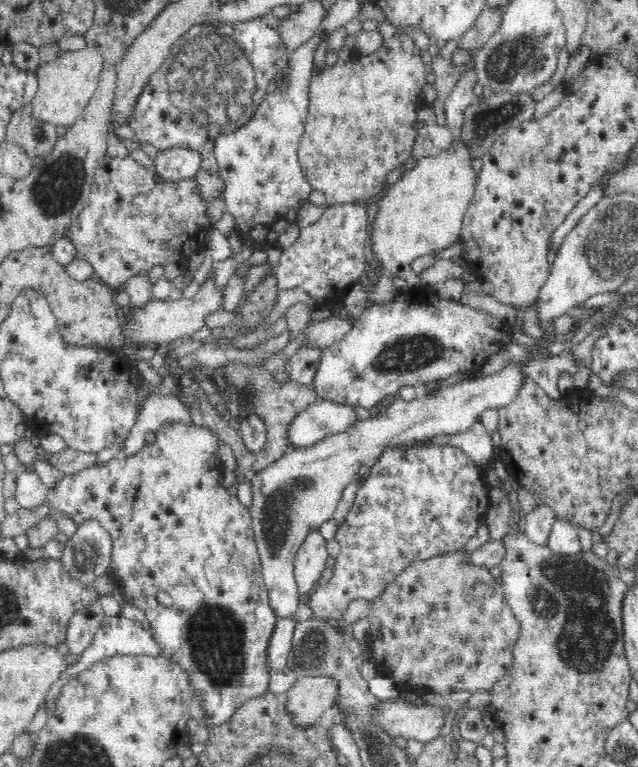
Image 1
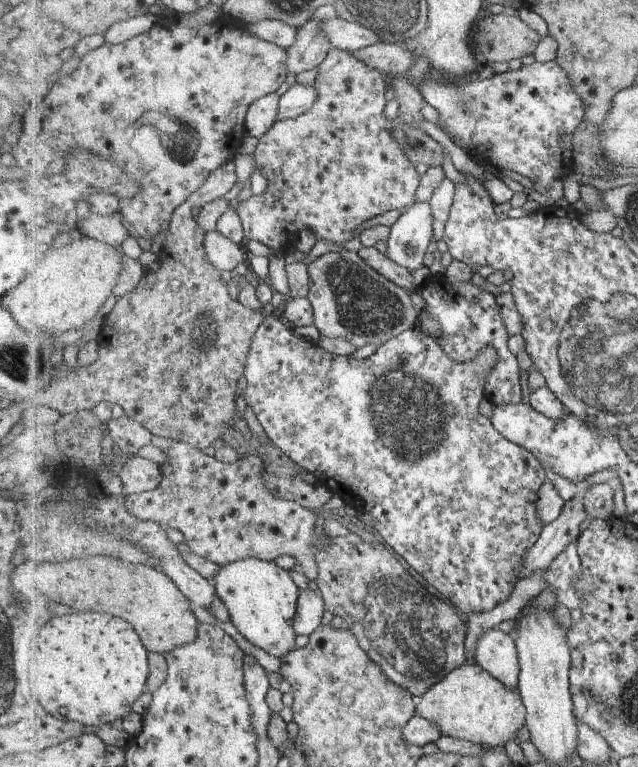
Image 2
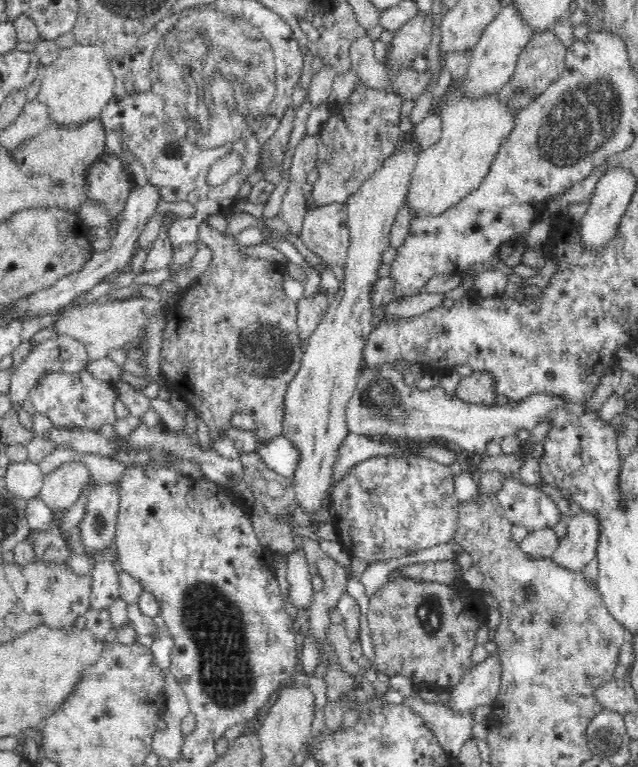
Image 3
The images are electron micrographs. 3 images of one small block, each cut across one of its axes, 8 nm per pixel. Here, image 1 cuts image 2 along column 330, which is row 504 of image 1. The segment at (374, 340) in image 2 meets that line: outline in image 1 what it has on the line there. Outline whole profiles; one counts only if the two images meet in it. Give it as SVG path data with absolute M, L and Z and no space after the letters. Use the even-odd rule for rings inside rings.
M506 364L506 368L498 372L433 390L424 398L414 398L410 402L398 399L383 408L375 418L357 422L347 432L324 438L315 445L291 448L264 470L254 471L254 476L250 478L253 504L249 511L261 560L262 578L278 618L296 613L300 602L294 574L297 550L309 531L332 519L342 491L353 482L361 466L374 466L387 448L393 445L409 445L426 442L435 436L467 432L486 410L512 402L524 377L525 374L517 366Z

